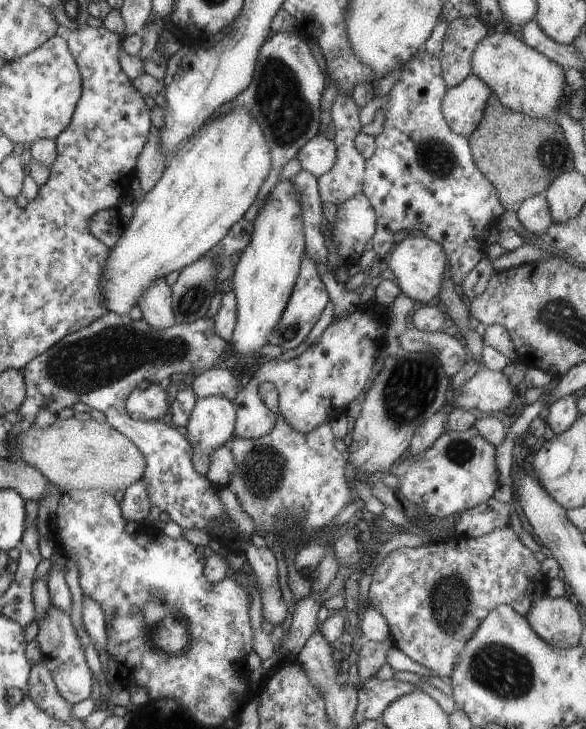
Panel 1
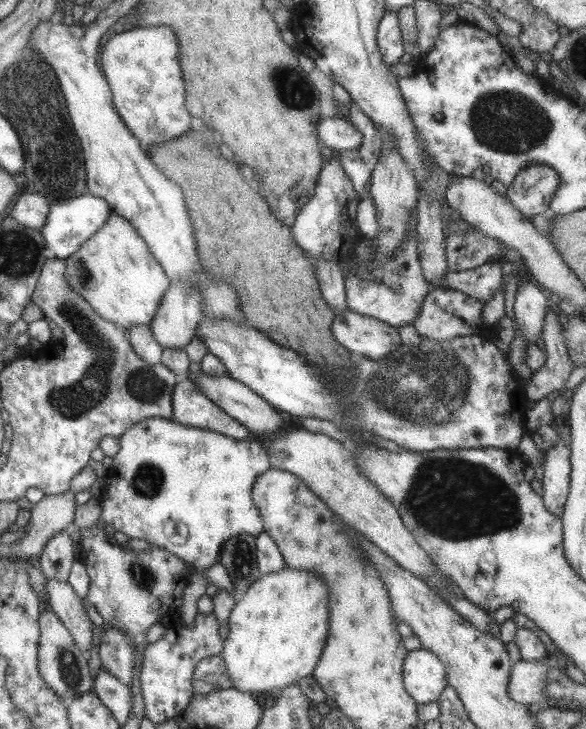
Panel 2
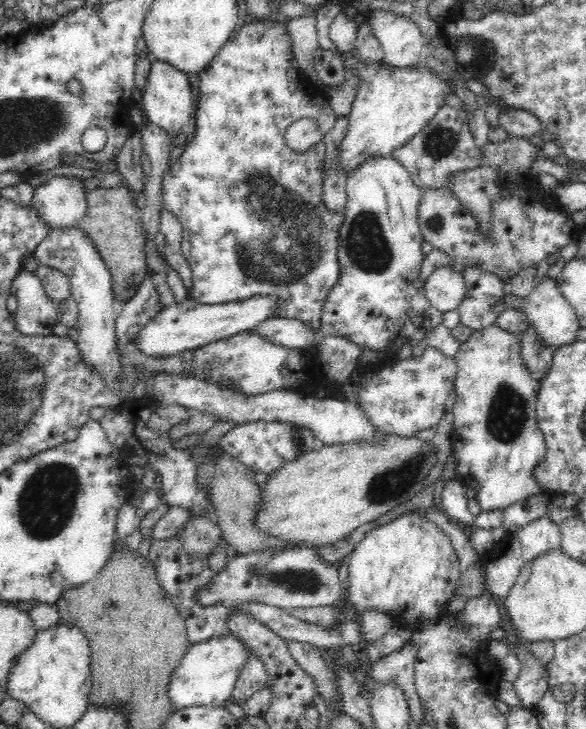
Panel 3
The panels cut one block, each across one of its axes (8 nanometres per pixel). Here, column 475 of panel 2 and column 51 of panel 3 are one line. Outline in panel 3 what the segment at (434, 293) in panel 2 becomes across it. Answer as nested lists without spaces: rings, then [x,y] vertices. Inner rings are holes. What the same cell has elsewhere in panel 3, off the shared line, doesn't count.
[[[22,270],[10,284],[17,298],[15,330],[23,335],[52,335],[61,305],[45,292],[38,275]]]

